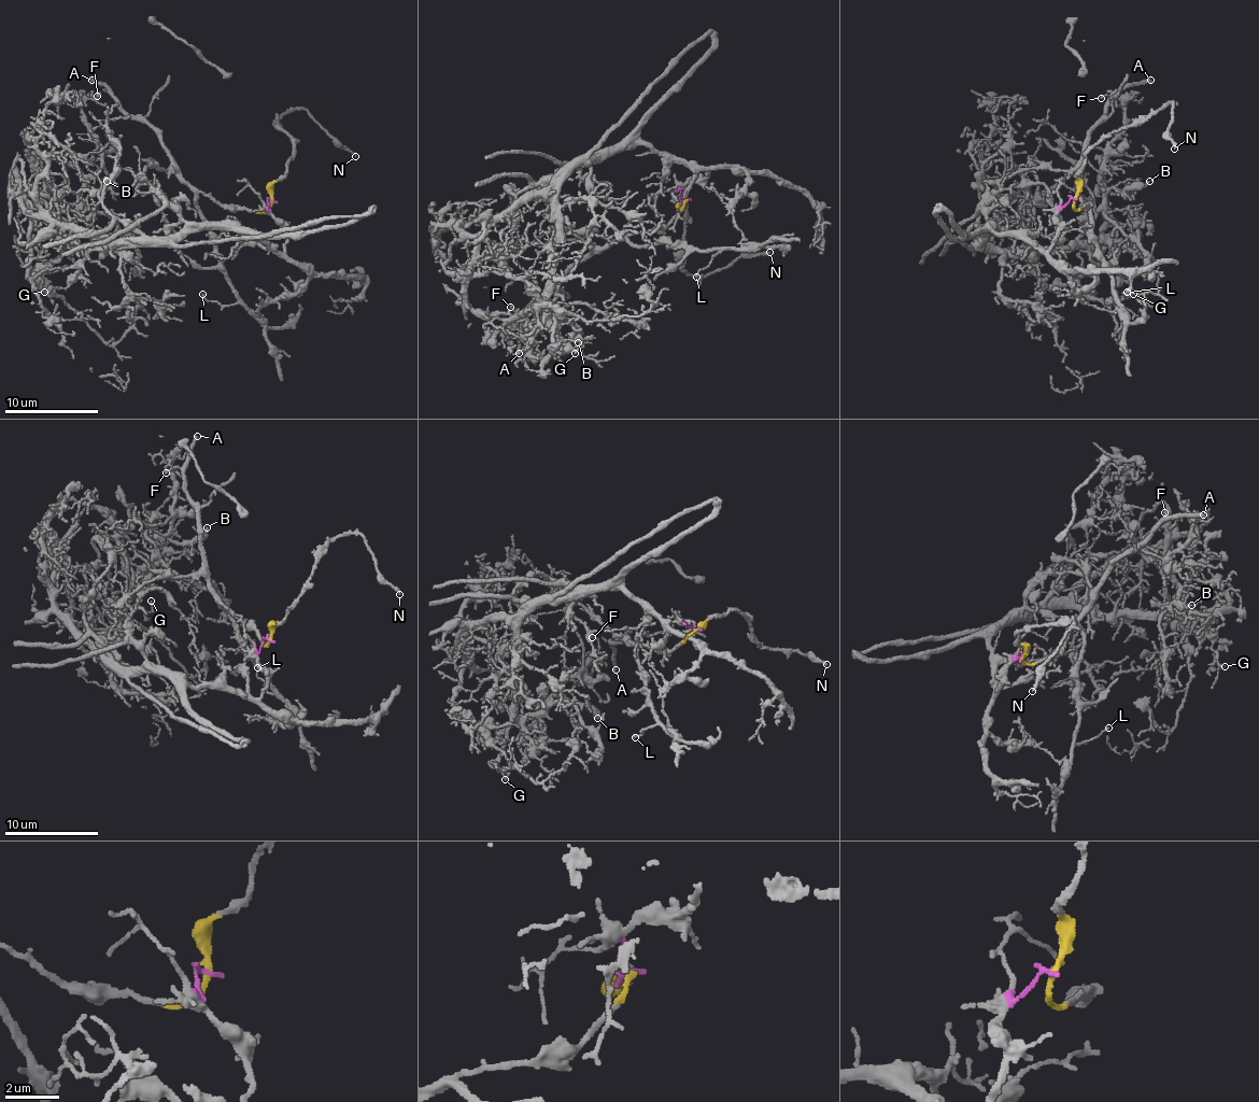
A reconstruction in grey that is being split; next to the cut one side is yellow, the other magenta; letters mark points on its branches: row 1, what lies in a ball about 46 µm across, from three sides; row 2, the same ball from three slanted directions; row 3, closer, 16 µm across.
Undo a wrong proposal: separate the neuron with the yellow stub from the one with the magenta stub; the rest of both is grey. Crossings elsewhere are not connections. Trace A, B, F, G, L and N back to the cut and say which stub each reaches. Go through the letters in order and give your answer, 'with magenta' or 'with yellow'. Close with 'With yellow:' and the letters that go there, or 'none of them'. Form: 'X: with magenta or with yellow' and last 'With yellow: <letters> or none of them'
A: with yellow
B: with magenta
F: with magenta
G: with magenta
L: with yellow
N: with yellow
With yellow: A, L, N

